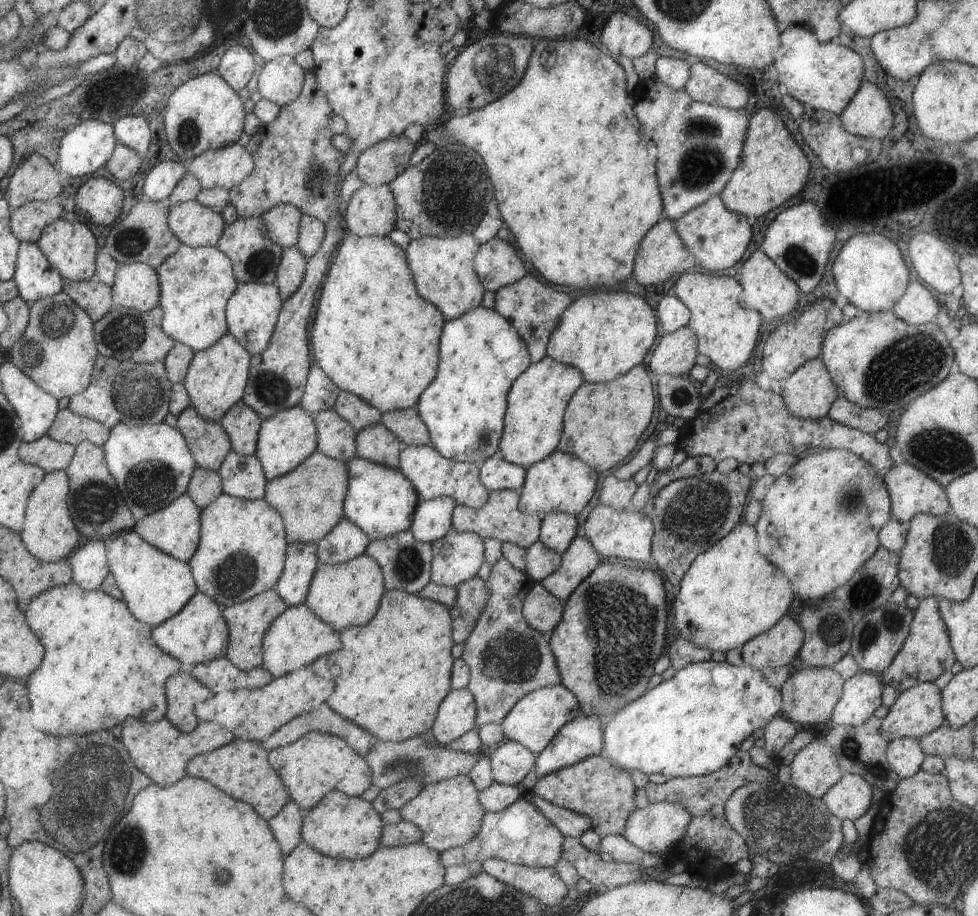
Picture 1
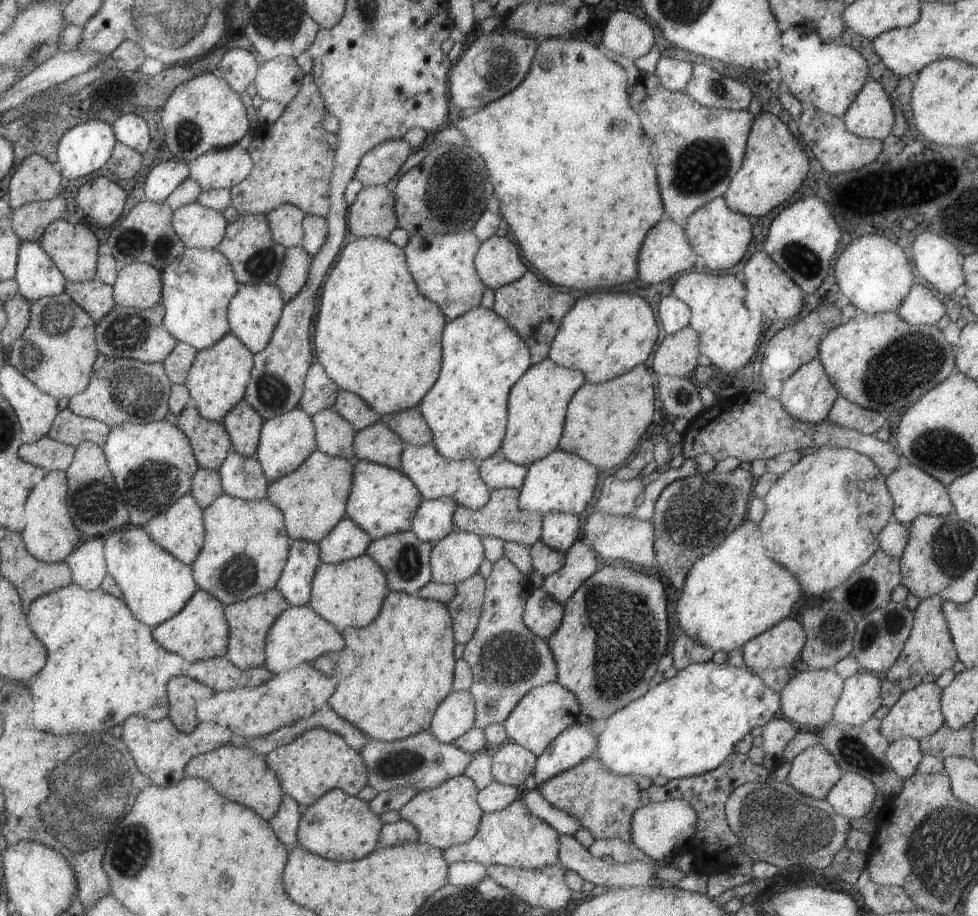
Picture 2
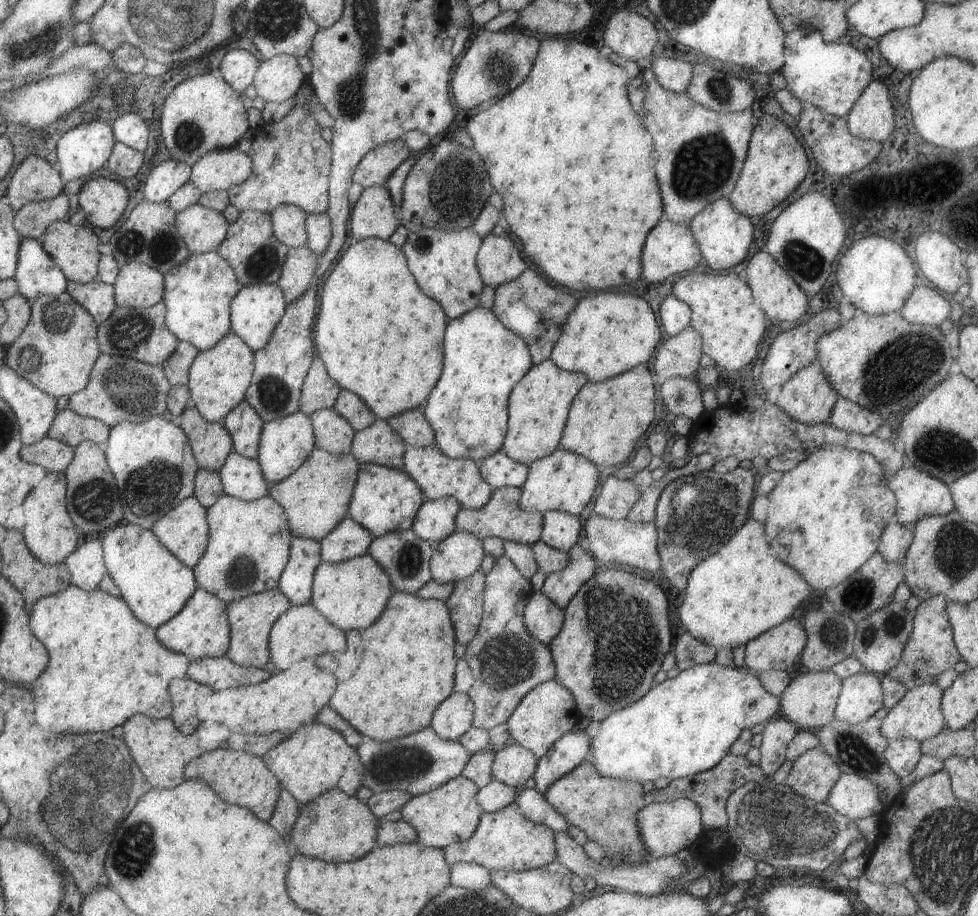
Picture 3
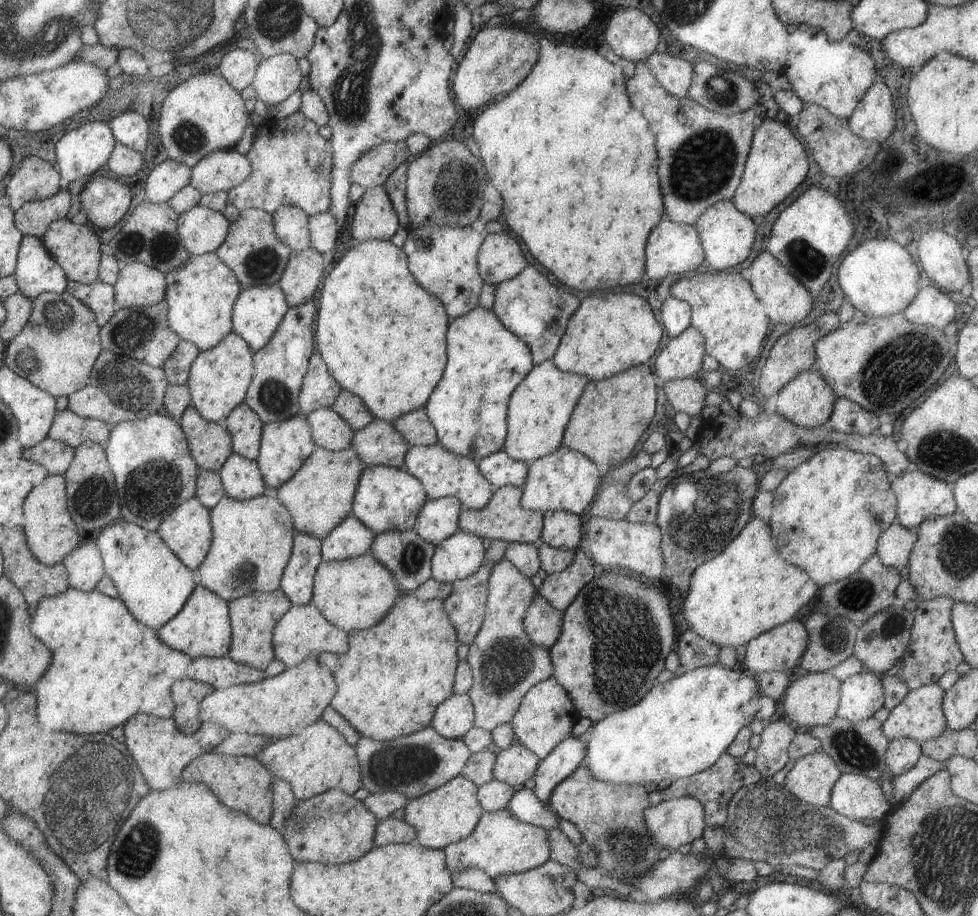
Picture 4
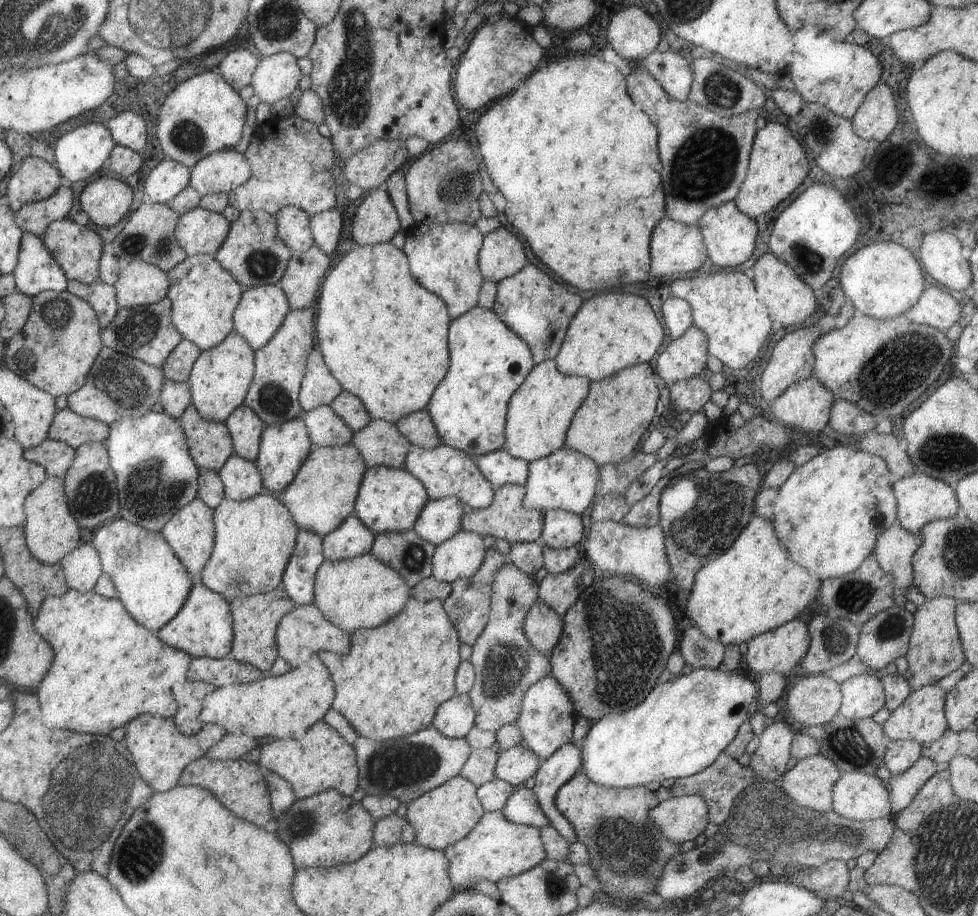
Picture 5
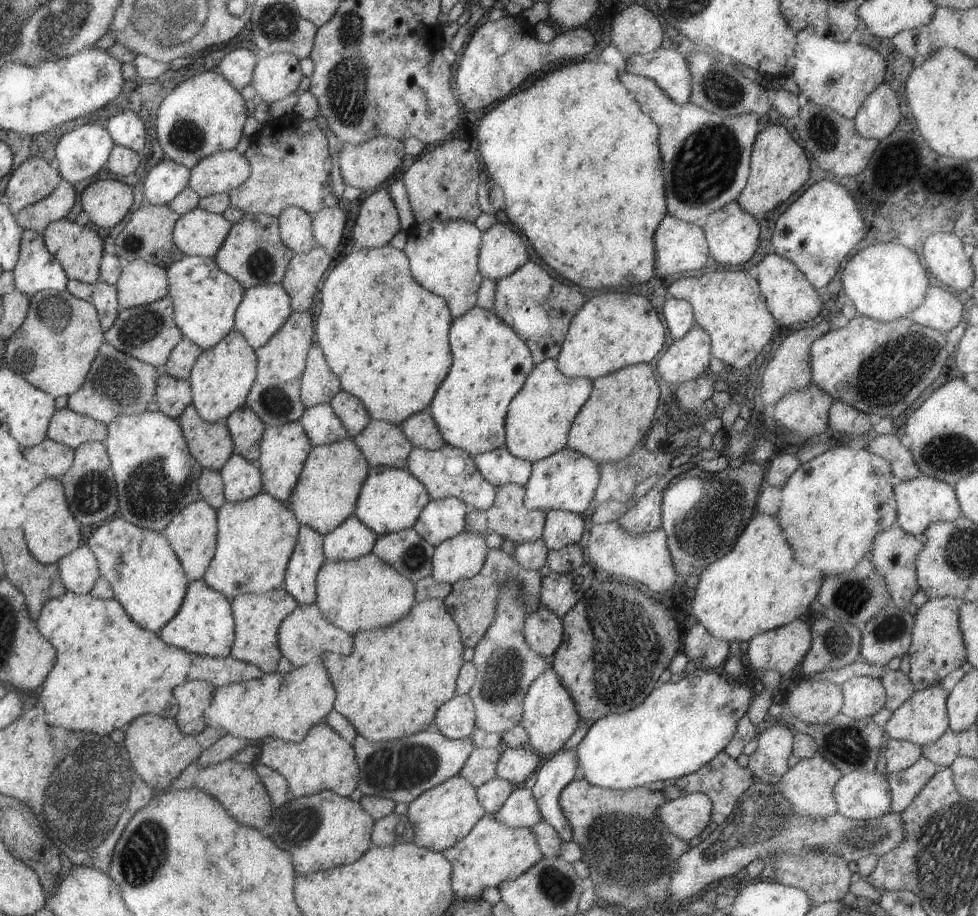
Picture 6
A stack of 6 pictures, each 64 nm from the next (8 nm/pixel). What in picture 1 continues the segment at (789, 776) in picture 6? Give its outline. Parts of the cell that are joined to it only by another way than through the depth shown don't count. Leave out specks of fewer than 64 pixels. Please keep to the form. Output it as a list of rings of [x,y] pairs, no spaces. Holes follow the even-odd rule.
[[[816,735],[792,756],[788,766],[790,784],[818,799],[842,777],[832,748]]]

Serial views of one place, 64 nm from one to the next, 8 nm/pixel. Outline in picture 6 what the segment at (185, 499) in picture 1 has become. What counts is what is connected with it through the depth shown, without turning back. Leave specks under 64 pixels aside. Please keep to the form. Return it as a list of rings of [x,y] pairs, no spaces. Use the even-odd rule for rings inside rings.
[[[202,498],[184,506],[163,529],[162,535],[169,541],[173,552],[181,563],[185,576],[190,581],[202,578],[215,550],[216,530],[216,510]]]

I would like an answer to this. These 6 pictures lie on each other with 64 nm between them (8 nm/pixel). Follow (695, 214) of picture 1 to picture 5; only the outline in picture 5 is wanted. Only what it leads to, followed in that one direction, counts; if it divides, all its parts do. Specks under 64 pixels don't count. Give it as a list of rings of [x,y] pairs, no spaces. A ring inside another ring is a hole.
[[[734,200],[705,211],[703,216],[699,218],[697,226],[706,248],[706,255],[713,266],[733,268],[737,264],[745,262],[751,256],[753,246],[755,246],[755,236],[757,236],[757,226],[755,224],[754,218],[739,212]],[[720,270],[690,278],[674,280],[670,296],[683,299],[692,310],[692,324],[707,337],[707,352],[727,368],[743,368],[751,362],[774,324],[756,295],[753,281],[743,272]]]

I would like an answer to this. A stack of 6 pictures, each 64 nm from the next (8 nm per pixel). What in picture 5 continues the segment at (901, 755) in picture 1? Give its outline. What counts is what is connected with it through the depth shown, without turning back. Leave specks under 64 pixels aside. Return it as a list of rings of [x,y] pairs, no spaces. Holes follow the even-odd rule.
[[[889,740],[884,750],[884,765],[893,774],[905,772],[919,757],[921,745],[912,740]]]

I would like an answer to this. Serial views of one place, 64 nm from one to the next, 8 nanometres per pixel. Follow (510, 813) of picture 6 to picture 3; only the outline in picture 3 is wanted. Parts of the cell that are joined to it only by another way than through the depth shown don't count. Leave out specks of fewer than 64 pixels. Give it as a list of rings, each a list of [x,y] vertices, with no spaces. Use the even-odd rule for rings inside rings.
[[[520,788],[514,798],[519,812],[532,823],[543,824],[552,831],[566,832],[570,822],[561,816],[537,789]]]

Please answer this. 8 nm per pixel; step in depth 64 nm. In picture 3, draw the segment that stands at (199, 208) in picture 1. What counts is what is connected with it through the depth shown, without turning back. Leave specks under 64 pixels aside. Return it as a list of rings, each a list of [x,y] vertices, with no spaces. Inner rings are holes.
[[[198,202],[176,212],[174,214],[174,225],[187,250],[195,254],[215,251],[219,244],[223,242],[228,229],[227,219],[222,212],[205,208]]]

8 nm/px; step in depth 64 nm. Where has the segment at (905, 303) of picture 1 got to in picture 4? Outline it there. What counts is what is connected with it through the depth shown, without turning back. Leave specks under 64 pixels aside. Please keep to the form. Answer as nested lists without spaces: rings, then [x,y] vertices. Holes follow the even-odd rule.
[[[924,283],[901,314],[916,325],[927,325],[942,330],[948,322],[957,318],[959,310],[939,288]]]

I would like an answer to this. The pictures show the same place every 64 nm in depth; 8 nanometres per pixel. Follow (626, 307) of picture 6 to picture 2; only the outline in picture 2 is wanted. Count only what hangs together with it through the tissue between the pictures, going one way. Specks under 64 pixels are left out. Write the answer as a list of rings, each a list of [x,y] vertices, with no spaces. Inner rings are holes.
[[[587,292],[563,315],[547,357],[559,366],[583,372],[588,383],[614,379],[647,360],[659,334],[653,314],[647,302],[634,294]]]

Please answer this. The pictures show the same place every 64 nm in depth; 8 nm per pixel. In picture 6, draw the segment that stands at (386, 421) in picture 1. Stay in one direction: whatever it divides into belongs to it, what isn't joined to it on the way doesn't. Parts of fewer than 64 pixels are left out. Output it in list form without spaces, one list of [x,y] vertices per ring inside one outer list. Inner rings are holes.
[[[428,407],[408,416],[398,424],[398,427],[413,447],[423,447],[434,451],[445,444]]]

